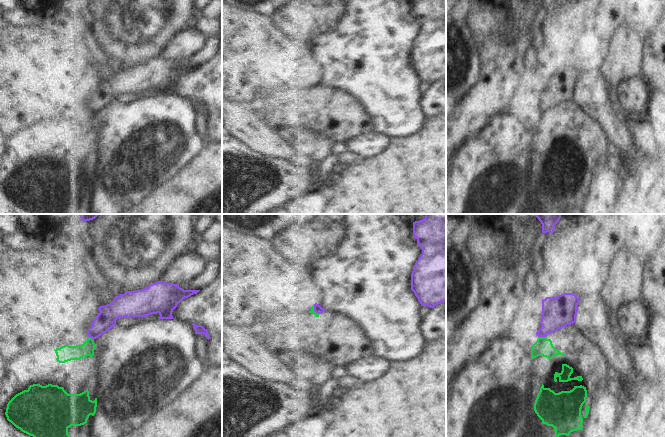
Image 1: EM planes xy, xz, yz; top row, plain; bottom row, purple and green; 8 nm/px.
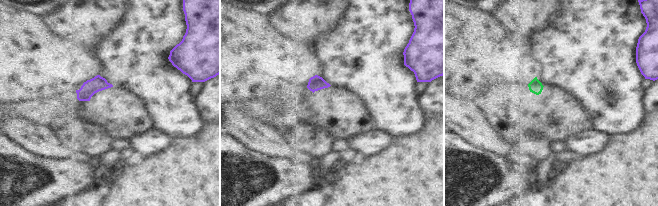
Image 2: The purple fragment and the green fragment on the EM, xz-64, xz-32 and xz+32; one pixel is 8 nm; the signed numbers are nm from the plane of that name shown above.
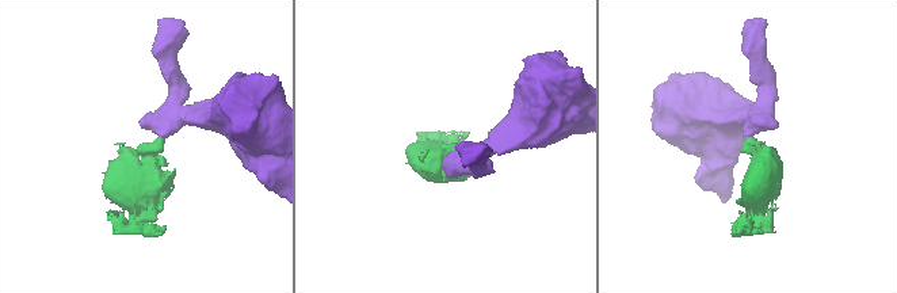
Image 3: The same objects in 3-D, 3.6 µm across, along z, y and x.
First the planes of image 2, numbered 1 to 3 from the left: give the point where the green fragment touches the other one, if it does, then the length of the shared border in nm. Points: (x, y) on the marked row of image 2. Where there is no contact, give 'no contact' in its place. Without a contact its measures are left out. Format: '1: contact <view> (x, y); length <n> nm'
1: no contact
2: no contact
3: no contact

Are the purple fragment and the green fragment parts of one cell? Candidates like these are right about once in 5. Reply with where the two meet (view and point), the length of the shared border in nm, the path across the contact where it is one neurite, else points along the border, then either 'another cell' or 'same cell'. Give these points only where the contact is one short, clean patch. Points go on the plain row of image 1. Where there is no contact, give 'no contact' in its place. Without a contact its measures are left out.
meets purple in yz at (541, 112); contact 60 nm long; border along yz (538, 112), (544, 113); another cell

